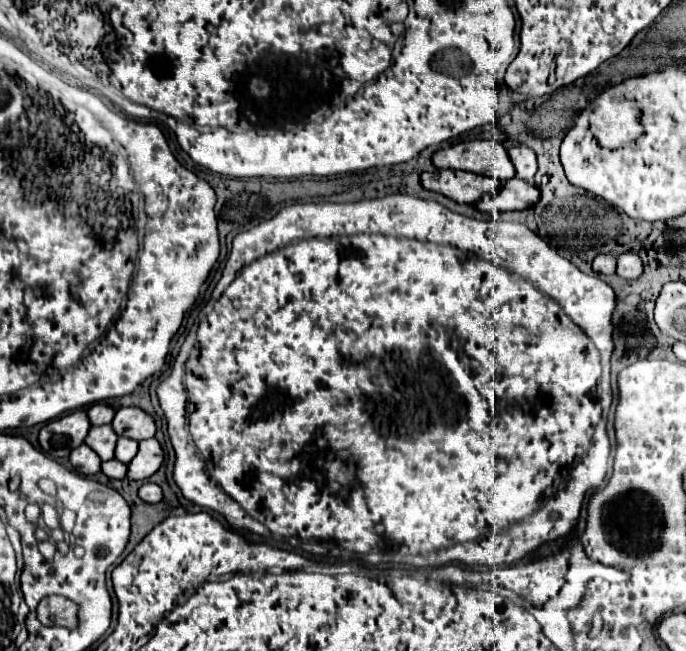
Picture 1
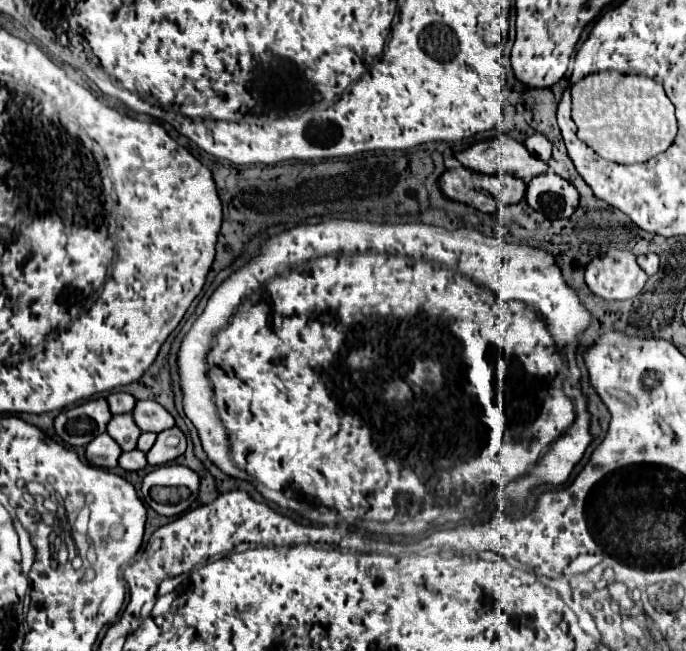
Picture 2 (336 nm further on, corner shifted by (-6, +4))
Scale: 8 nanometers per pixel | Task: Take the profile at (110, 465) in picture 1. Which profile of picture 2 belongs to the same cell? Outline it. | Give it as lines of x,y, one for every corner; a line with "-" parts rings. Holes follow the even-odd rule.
132,449
128,453
120,455
120,467
126,471
138,471
146,467
146,453
142,453
140,449

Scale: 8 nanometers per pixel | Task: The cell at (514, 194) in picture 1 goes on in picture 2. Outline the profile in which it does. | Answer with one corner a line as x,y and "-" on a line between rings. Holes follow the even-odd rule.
544,173
528,183
528,205
550,219
568,219
578,207
576,187
556,173

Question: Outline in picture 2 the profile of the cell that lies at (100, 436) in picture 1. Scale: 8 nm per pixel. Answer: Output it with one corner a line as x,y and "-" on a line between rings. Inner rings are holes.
132,413
114,415
112,421
108,423
108,435
122,445
122,451
132,451
132,449
136,449
136,443
138,443
140,433
142,433
142,431
140,431
138,425
134,423

